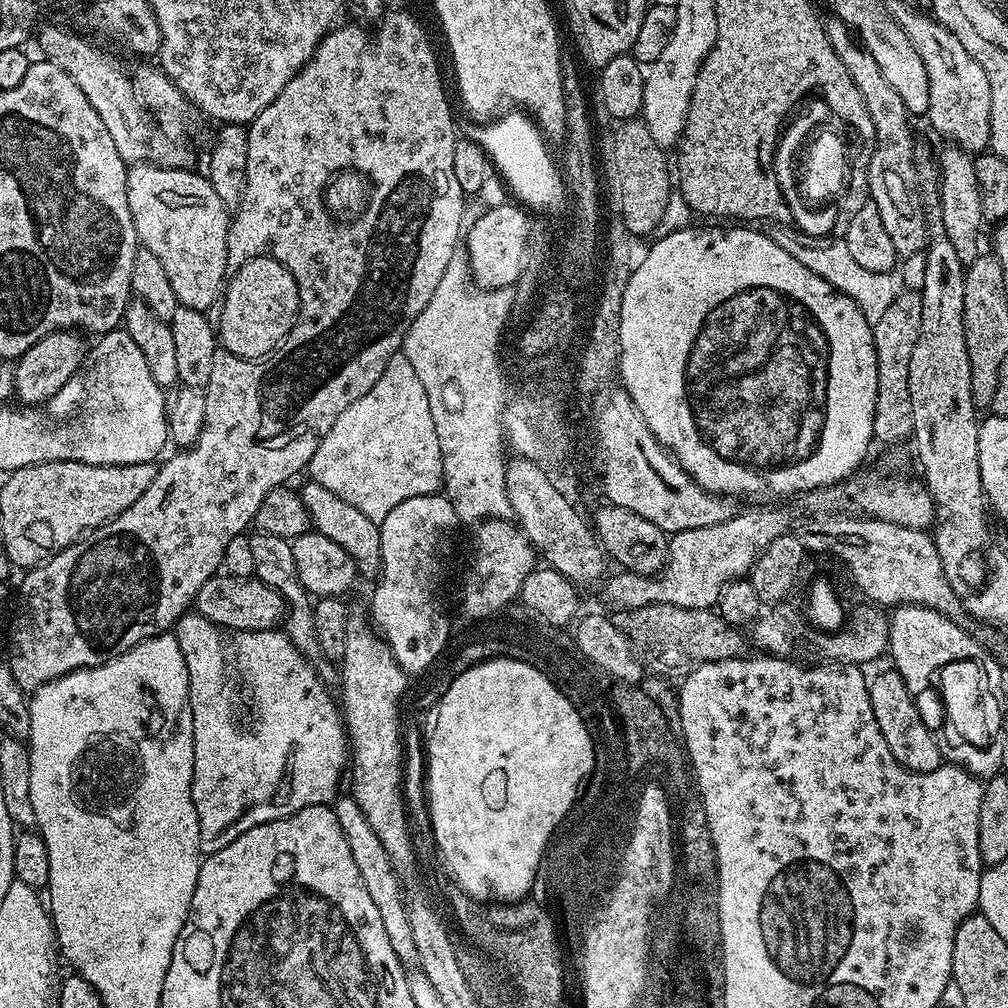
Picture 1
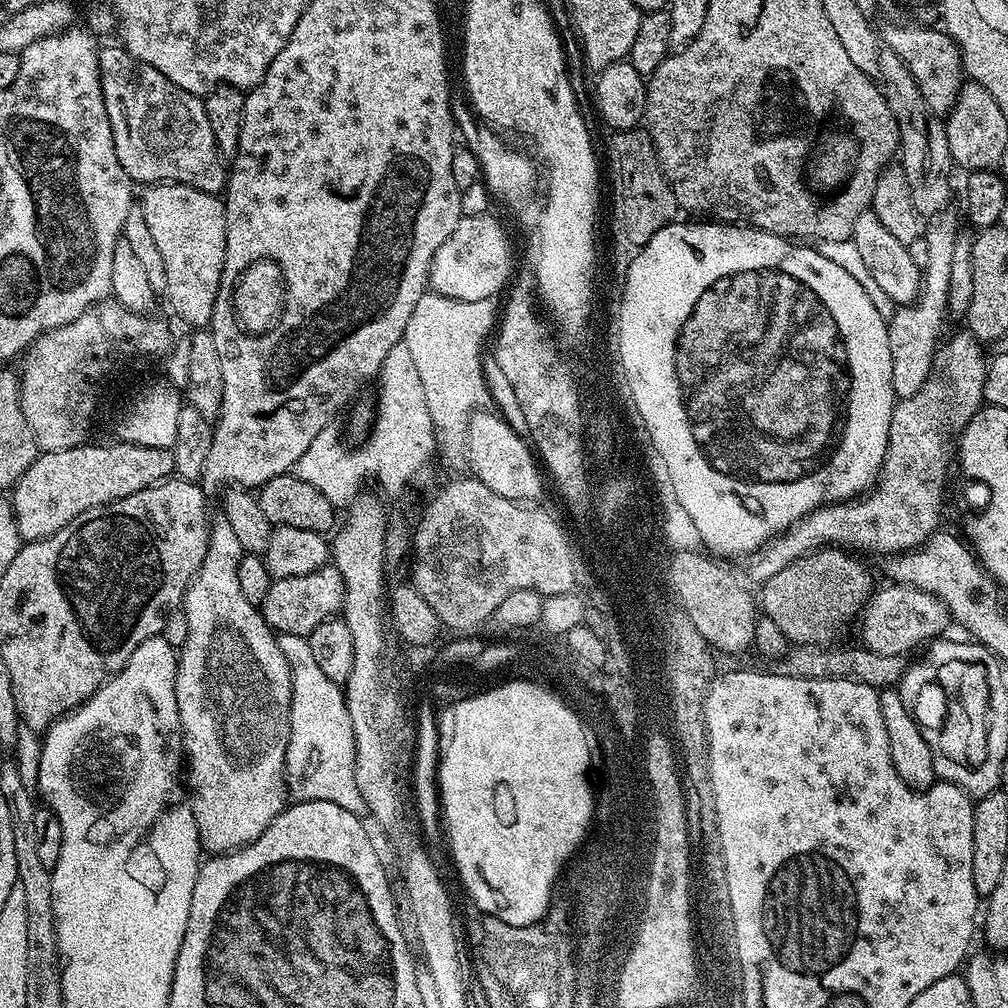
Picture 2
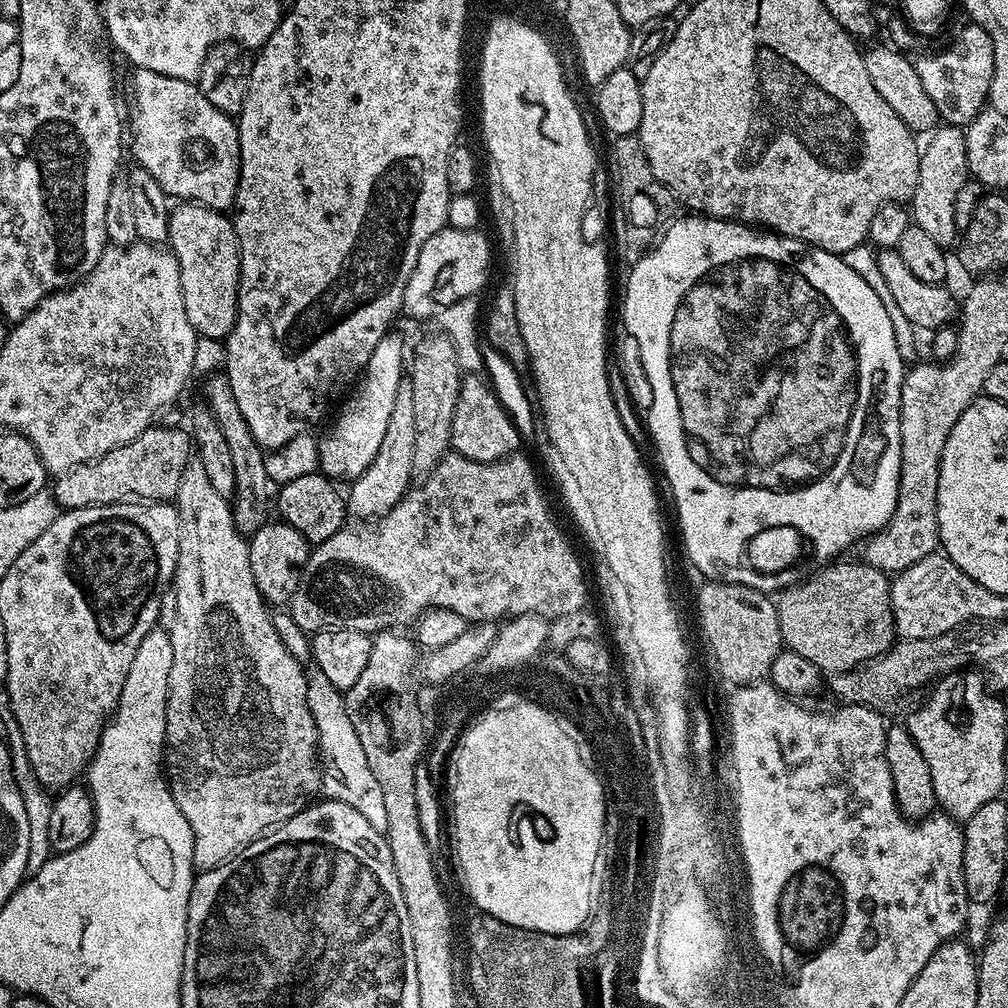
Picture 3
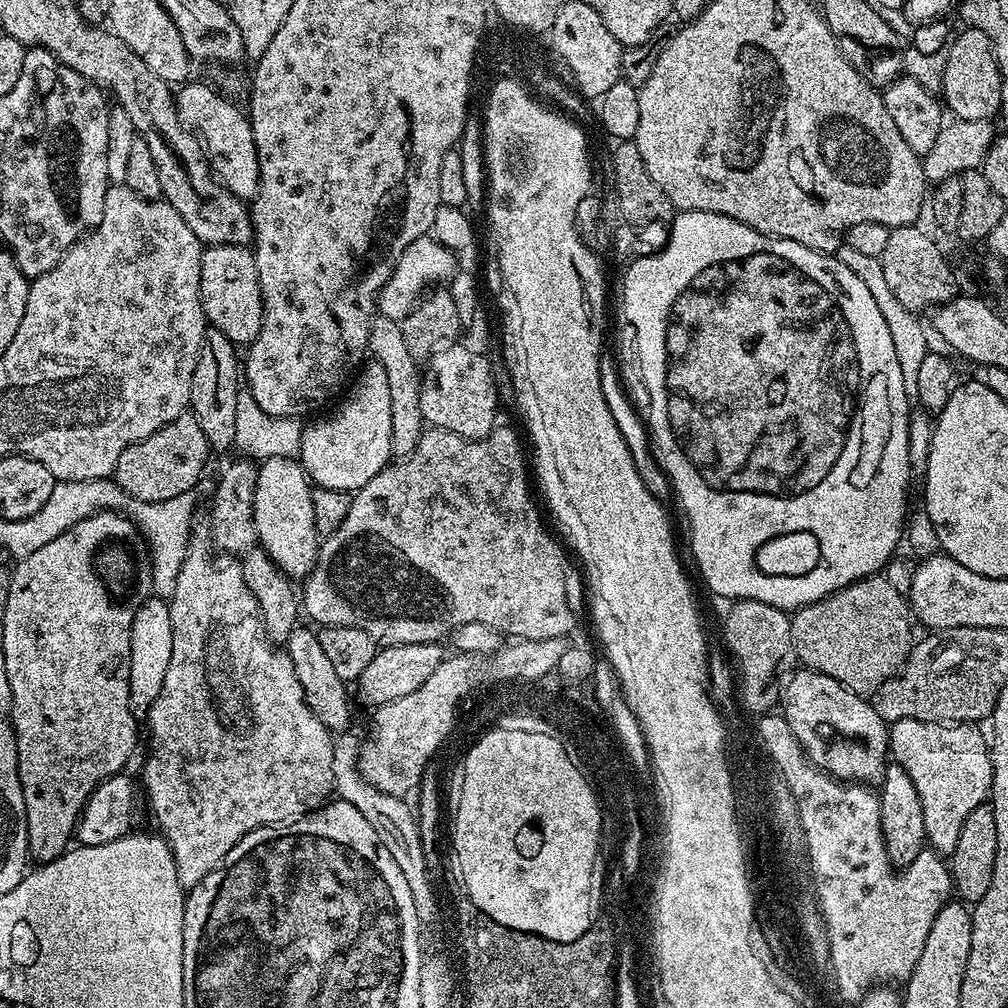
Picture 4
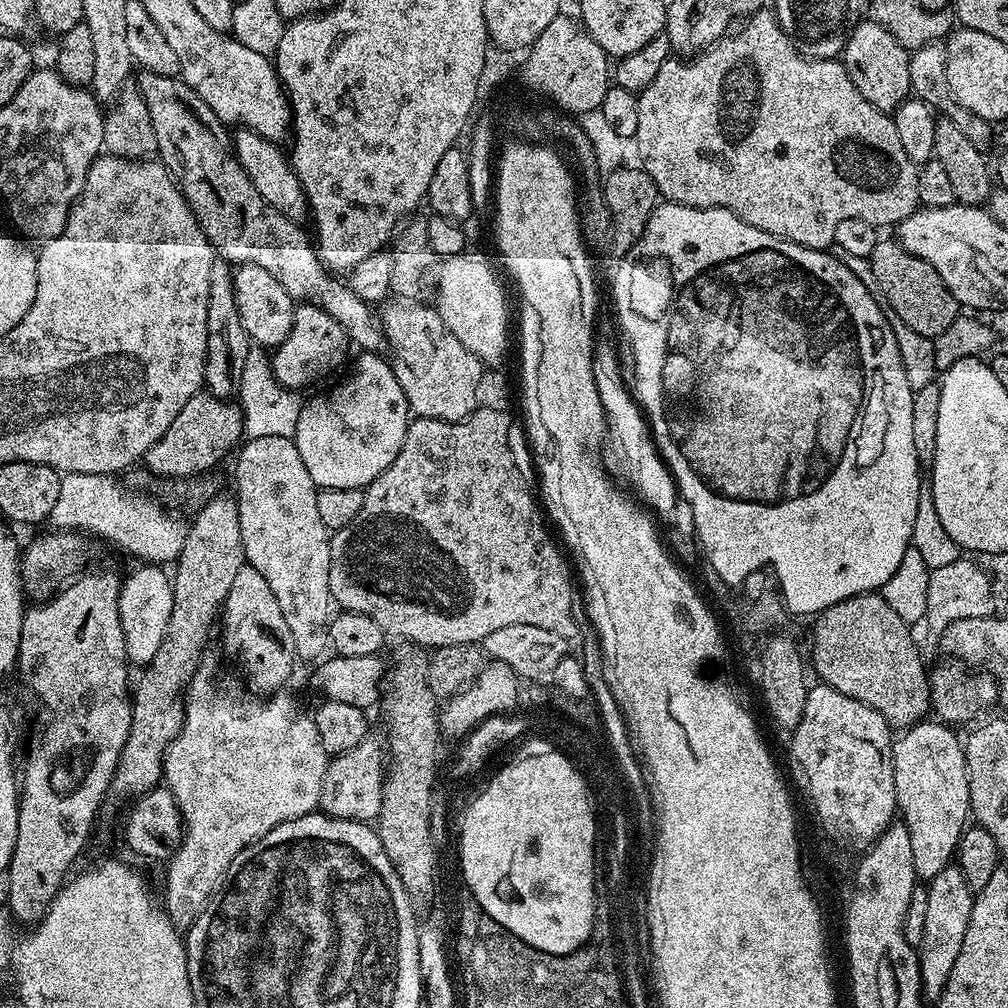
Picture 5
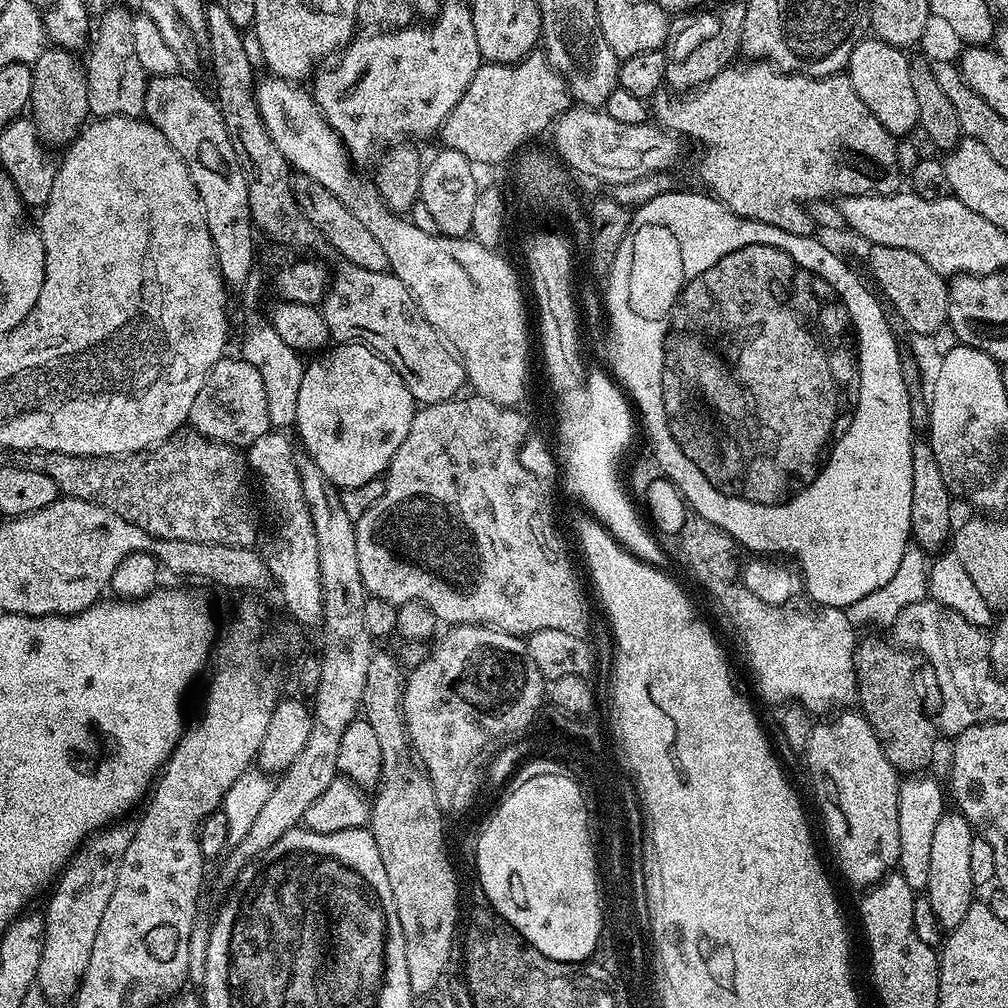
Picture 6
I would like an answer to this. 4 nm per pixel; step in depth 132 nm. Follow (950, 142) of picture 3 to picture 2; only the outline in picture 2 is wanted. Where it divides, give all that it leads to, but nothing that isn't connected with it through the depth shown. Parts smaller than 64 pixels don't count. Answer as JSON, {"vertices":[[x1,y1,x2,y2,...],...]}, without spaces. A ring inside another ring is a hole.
{"vertices":[[945,210,940,215,927,221,922,239,926,242,926,251,930,262,922,270,920,294,913,304,902,304,888,319,888,337,890,338,890,366,892,367,892,385,894,394,900,400,918,394,925,381,934,370,934,361,940,340,940,327,948,312,950,294,950,266,954,262,954,246,961,231,960,224,952,210]]}

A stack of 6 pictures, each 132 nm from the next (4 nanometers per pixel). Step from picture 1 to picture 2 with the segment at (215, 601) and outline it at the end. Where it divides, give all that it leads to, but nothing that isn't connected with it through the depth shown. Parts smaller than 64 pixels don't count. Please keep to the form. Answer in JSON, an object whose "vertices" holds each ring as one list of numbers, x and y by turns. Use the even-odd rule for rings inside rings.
{"vertices":[[335,566,315,568,310,574,273,580,266,598,258,605,264,621,280,636,308,636,324,620,331,620,344,607,344,579]]}

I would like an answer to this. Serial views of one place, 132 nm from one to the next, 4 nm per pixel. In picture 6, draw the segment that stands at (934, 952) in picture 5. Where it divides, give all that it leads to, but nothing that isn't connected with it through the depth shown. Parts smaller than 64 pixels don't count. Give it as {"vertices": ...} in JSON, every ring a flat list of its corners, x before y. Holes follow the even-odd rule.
{"vertices":[[948,810,934,829,934,843,930,850,930,882,926,899,934,906,941,929,950,930,966,918,966,910,974,902,974,885,970,878,970,842,974,835,972,823,958,810]]}

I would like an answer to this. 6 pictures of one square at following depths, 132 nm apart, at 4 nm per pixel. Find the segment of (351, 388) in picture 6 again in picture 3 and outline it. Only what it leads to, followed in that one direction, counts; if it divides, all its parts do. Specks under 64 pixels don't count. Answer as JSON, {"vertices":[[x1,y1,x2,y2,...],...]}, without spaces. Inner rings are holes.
{"vertices":[[390,330,382,342,374,346,374,354,370,354,370,362,366,362,354,391,343,401,344,413,333,422,332,429,324,437,319,437,319,471,329,480,354,481,364,473,366,466,370,466,370,462,374,462,374,454,378,454,378,446,382,446,382,437,386,435,386,422,390,422,390,413,394,410,398,386,405,378,404,340,396,330]]}

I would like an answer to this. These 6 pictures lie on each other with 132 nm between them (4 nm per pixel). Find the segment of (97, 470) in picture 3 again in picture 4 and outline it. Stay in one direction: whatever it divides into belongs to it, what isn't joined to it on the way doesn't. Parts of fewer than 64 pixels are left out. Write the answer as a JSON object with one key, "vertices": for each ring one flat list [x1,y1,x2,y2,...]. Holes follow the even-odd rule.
{"vertices":[[191,411,182,413,174,422,162,426,150,438,126,446,118,457,114,481,128,497,142,502,166,502,166,498,178,498,178,494,189,494,200,480,208,464,210,449]]}

